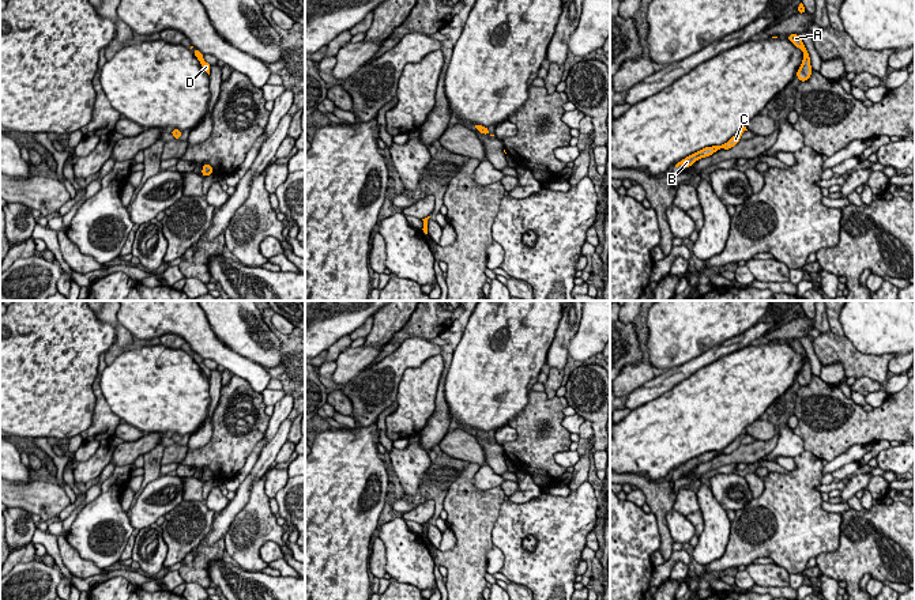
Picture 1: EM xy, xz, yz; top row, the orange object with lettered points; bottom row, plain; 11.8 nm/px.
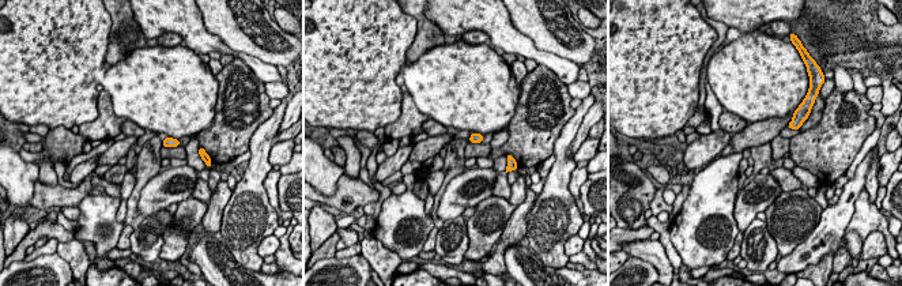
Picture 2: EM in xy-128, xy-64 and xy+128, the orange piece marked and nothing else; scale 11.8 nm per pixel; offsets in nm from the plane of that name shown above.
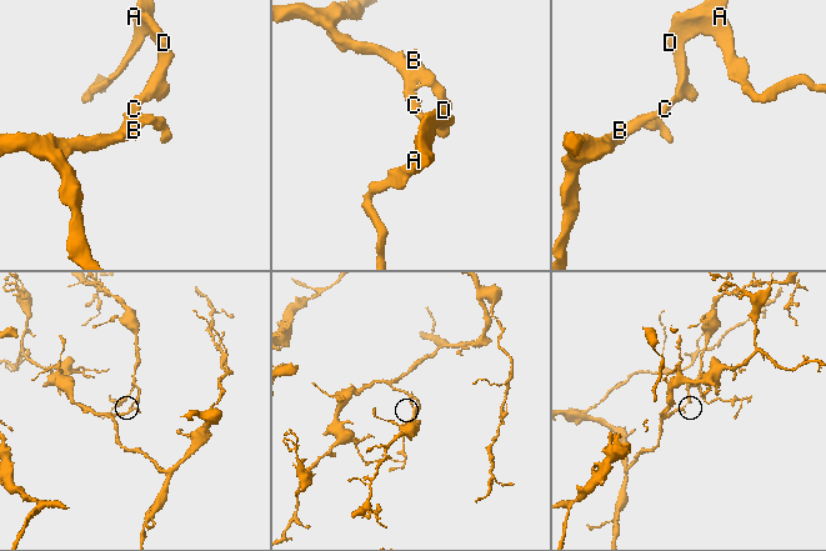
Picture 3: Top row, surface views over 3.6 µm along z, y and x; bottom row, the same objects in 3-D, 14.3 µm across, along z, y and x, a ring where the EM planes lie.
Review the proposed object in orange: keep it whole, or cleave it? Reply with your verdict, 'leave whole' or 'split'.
leave whole

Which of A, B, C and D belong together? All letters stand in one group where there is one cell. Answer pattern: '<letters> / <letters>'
A B C D

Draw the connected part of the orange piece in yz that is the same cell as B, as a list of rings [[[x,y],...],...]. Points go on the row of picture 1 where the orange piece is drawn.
[[[743,127],[735,136],[733,136],[727,143],[722,144],[722,146],[712,146],[712,147],[705,147],[701,151],[697,151],[689,156],[686,156],[685,159],[679,161],[675,167],[678,167],[679,165],[682,165],[685,169],[690,167],[693,165],[694,161],[699,161],[701,158],[709,156],[713,152],[716,152],[720,148],[724,150],[730,150],[731,147],[734,147],[739,140],[742,133],[748,131],[746,127]]]

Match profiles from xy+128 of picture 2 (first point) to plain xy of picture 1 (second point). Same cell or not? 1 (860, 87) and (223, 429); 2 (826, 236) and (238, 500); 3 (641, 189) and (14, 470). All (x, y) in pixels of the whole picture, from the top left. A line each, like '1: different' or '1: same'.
1: different
2: same
3: different

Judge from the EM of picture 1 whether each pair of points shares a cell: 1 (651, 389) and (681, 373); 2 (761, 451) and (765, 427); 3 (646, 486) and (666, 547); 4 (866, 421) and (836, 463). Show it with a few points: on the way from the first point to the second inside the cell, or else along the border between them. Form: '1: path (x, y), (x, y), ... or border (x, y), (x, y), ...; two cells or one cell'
1: path (658, 385), (674, 376); one cell
2: border (776, 434), (768, 440), (756, 441); two cells
3: path (661, 501), (663, 532); one cell
4: border (872, 444), (853, 444), (827, 463); two cells

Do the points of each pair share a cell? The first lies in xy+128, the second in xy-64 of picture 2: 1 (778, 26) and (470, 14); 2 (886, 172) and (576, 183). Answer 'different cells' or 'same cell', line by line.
1: different cells
2: same cell

